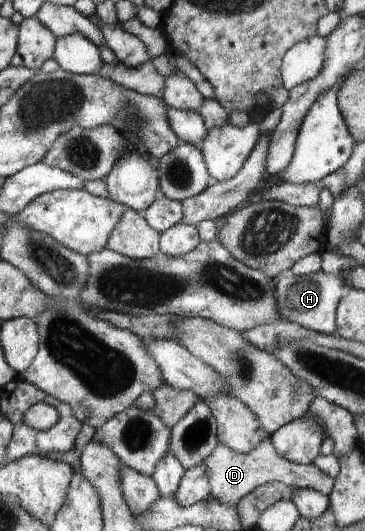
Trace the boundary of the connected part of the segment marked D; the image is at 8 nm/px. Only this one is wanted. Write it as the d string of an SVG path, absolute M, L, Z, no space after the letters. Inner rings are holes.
M270 437L261 439L247 454L236 453L217 442L199 465L204 468L205 476L208 476L208 487L211 489L209 497L220 505L233 508L245 495L266 482L278 482L287 488L308 488L327 497L334 483L331 477L322 473L314 464L292 463L280 457L275 452Z

